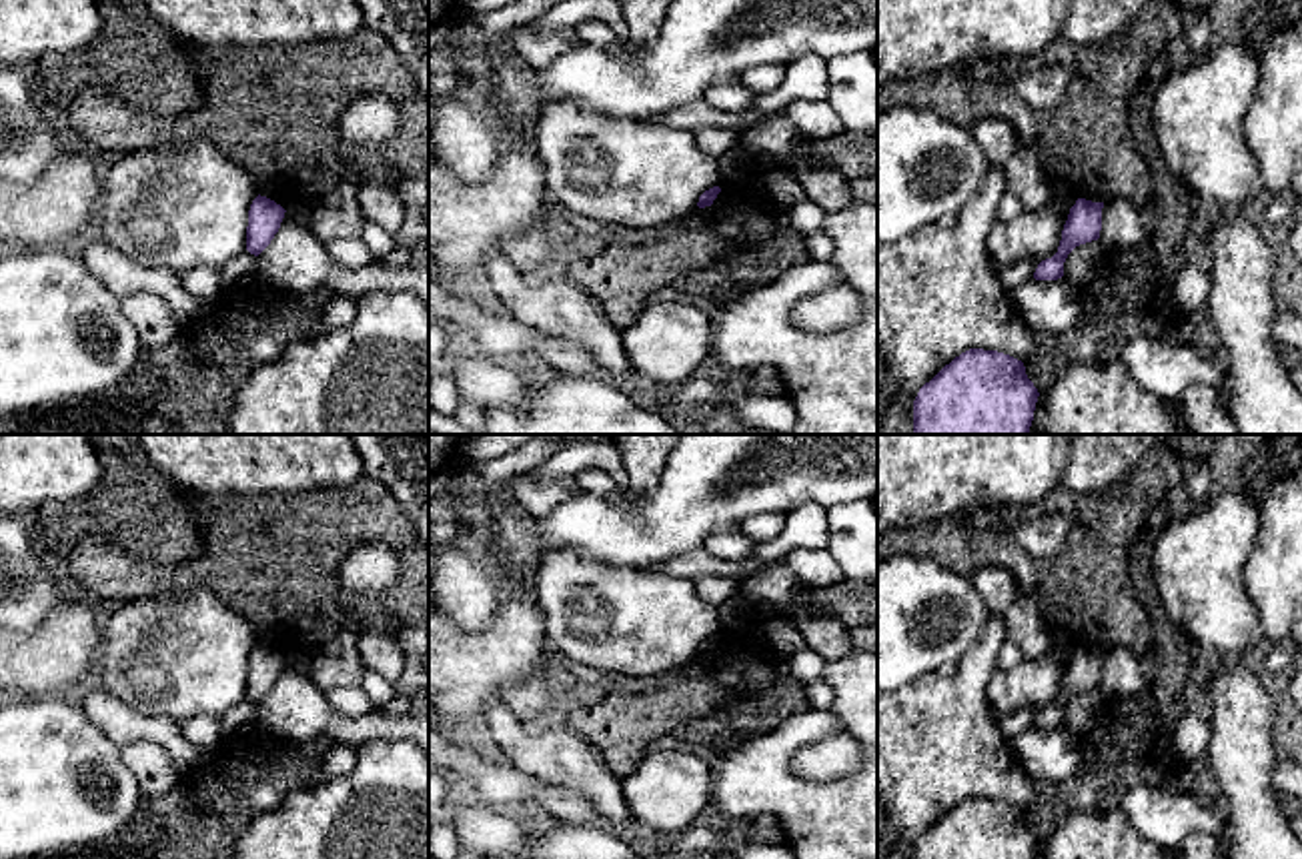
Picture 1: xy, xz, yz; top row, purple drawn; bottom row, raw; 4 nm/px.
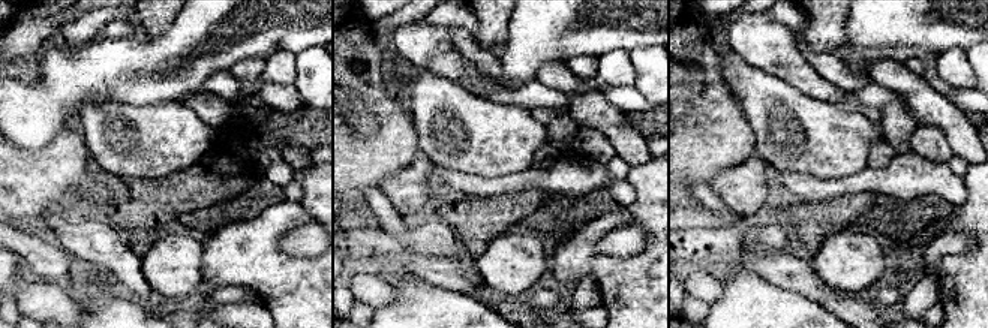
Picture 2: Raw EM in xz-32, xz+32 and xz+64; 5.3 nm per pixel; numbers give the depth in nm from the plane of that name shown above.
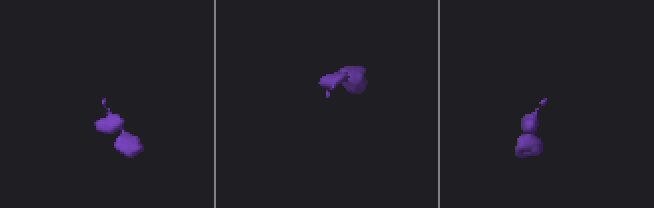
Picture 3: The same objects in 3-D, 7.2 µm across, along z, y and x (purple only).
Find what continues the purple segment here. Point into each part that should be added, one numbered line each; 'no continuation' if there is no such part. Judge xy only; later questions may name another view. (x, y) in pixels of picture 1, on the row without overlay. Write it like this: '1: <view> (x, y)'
no continuation

